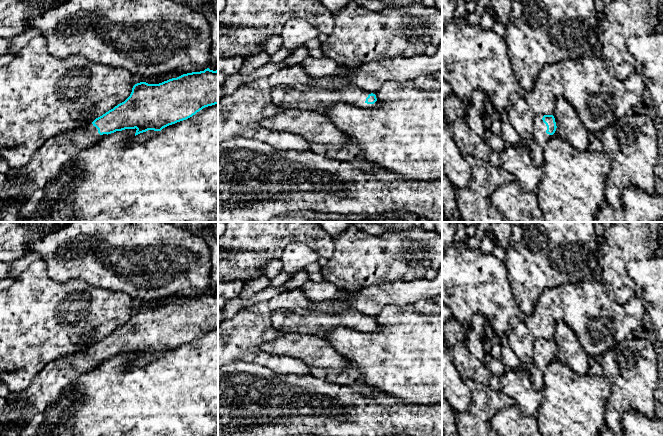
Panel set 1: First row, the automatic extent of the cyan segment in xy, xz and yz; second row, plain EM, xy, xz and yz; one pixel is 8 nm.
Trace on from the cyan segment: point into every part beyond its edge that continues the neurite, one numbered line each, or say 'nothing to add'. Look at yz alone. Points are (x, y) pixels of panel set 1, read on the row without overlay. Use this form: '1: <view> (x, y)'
1: yz (540, 362)

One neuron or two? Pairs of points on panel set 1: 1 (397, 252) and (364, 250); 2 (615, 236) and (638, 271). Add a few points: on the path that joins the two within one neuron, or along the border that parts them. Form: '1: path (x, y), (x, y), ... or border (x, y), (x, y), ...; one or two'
1: path (389, 253), (372, 253); one
2: border (652, 253), (627, 265), (627, 274), (634, 284); two

